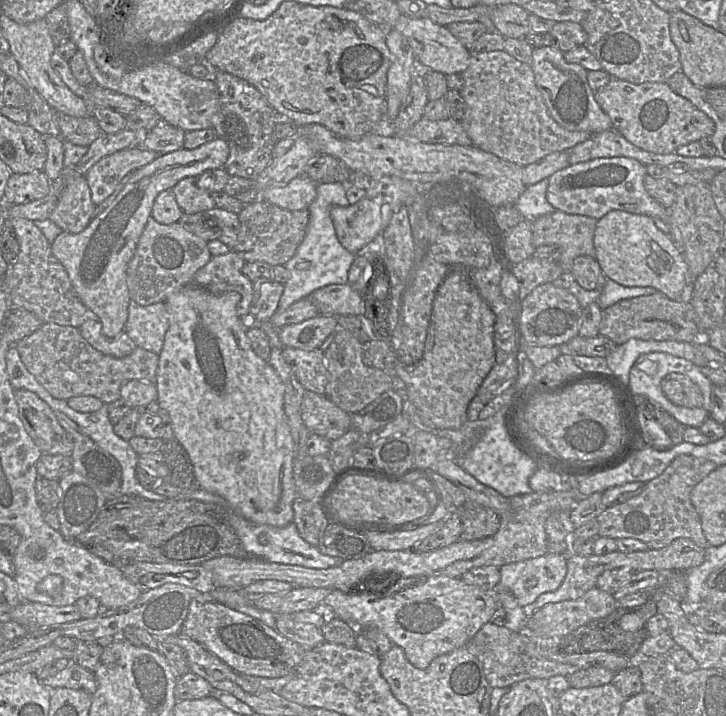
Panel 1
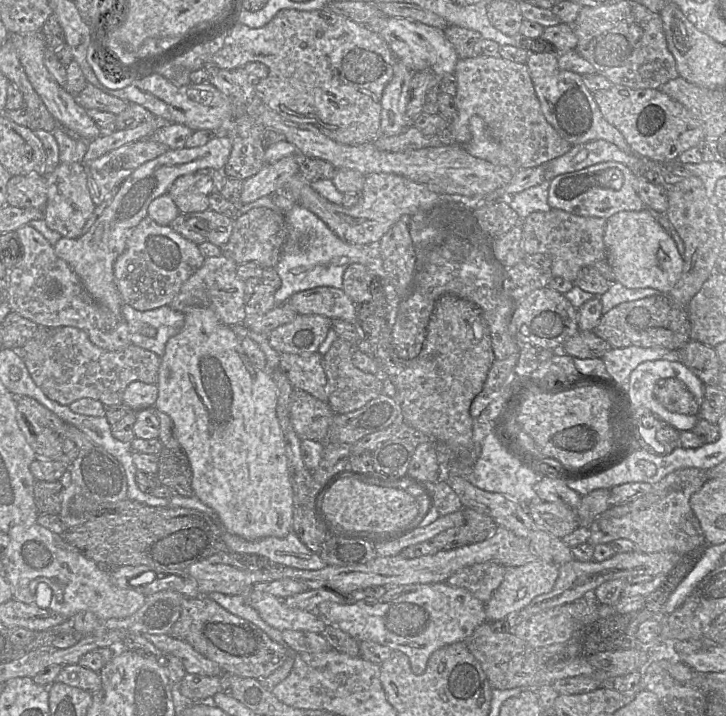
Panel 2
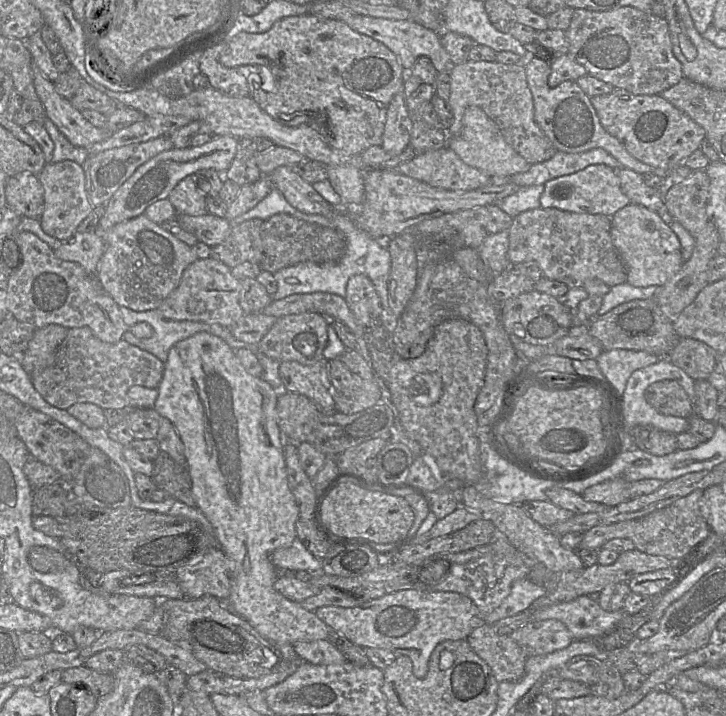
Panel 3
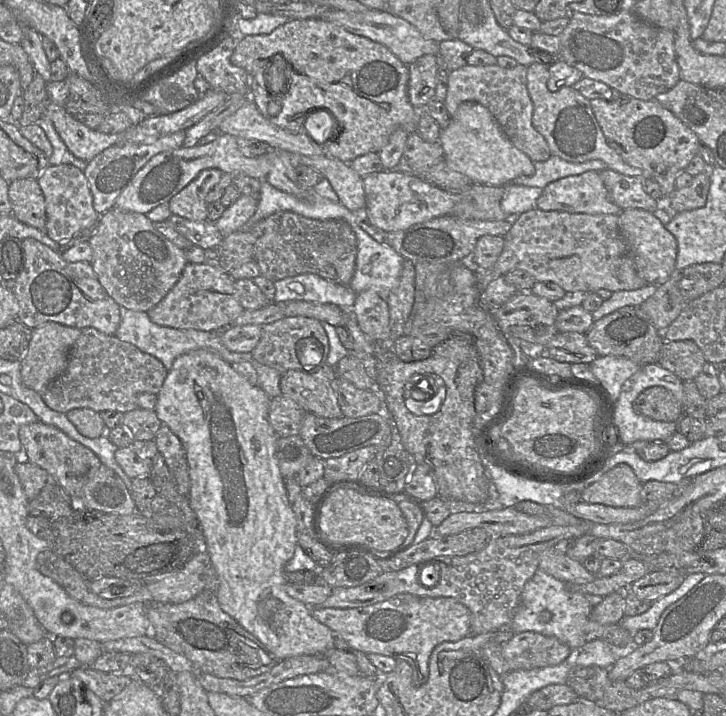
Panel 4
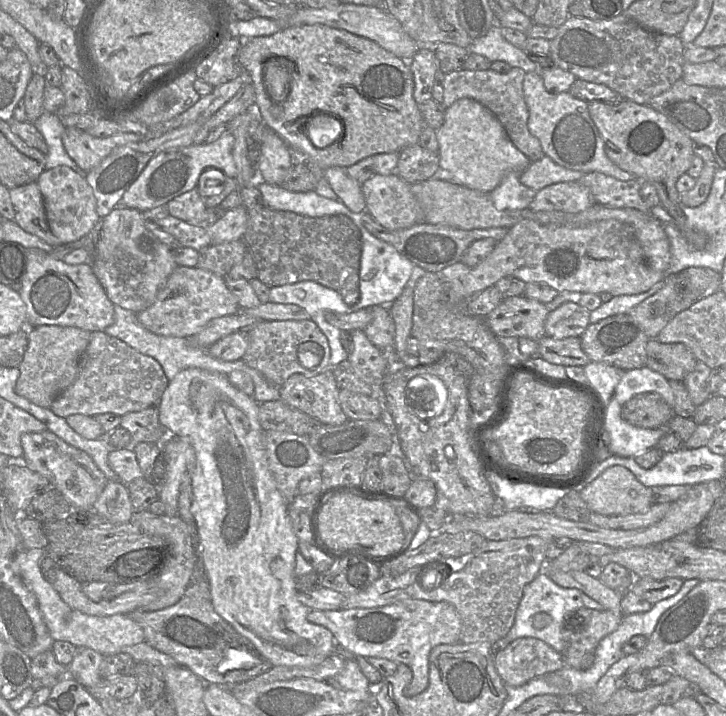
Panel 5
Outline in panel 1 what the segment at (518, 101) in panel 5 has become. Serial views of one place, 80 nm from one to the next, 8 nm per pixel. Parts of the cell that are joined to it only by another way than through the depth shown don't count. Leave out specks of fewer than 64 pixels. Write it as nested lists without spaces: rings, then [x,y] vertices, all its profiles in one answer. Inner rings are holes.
[[[505,50],[472,52],[462,76],[464,86],[459,92],[467,110],[460,122],[473,146],[483,151],[525,167],[553,152],[570,150],[593,135],[560,126],[547,110],[531,66]]]

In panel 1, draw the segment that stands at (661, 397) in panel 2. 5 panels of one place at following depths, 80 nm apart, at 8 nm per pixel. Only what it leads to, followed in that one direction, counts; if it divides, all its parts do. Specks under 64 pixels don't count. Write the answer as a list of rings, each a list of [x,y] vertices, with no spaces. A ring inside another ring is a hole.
[[[672,372],[661,381],[661,390],[674,405],[685,408],[703,407],[700,388],[685,374]]]

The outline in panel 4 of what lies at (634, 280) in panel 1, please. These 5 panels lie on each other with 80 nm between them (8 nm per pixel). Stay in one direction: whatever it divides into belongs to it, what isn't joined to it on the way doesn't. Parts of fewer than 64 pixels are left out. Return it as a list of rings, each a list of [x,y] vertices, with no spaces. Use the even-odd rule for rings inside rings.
[[[628,208],[619,214],[619,229],[632,256],[637,274],[647,284],[661,285],[676,272],[677,240],[661,221],[647,210]]]

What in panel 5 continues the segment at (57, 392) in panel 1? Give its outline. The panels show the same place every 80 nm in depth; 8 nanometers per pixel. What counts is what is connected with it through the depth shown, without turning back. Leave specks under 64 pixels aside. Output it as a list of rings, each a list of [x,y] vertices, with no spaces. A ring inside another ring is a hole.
[[[92,331],[89,344],[80,357],[77,378],[55,398],[50,409],[65,419],[73,414],[113,413],[121,417],[129,412],[157,407],[168,383],[157,360],[104,331]]]

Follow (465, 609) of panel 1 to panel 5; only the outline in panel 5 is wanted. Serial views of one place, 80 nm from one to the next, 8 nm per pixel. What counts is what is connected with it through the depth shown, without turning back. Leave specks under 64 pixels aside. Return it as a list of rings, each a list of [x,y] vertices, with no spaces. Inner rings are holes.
[[[404,599],[375,608],[310,610],[307,619],[330,630],[337,646],[353,654],[384,658],[409,666],[413,679],[404,689],[407,697],[416,696],[427,689],[430,651],[440,644],[458,643],[462,629],[460,615],[451,603],[421,599]]]

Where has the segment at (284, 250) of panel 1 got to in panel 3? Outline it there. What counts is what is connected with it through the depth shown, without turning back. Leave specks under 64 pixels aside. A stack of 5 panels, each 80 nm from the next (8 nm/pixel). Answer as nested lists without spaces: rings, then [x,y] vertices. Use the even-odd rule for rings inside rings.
[[[254,218],[232,225],[227,238],[211,247],[210,258],[224,263],[231,269],[243,262],[260,265],[263,258],[261,227],[264,221]]]

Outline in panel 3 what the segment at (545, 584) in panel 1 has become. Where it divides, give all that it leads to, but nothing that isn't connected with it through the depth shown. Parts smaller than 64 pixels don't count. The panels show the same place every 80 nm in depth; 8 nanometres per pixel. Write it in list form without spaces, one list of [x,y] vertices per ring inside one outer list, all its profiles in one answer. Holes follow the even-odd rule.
[[[527,578],[516,580],[510,594],[485,617],[485,622],[492,625],[503,618],[516,615],[546,593],[548,590],[544,586],[536,585]]]

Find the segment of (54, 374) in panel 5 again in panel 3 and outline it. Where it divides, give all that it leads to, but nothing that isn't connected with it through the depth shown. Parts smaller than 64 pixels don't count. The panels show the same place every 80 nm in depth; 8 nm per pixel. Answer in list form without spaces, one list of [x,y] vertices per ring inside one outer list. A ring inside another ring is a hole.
[[[49,324],[35,330],[28,348],[20,357],[21,364],[30,378],[54,362],[55,352],[67,333],[68,328],[58,324]]]

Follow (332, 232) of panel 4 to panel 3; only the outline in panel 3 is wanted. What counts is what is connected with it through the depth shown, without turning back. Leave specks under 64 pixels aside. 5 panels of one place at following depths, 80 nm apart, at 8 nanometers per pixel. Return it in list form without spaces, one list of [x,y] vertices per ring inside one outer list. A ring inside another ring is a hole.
[[[285,213],[273,215],[263,222],[261,240],[263,258],[260,267],[273,274],[301,262],[335,263],[347,255],[347,238],[342,231],[306,222]]]

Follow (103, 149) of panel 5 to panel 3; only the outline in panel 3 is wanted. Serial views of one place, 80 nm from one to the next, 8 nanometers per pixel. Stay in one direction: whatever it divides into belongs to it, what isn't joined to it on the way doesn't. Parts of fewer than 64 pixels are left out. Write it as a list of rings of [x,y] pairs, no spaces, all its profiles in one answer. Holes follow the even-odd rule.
[[[34,63],[33,82],[35,91],[45,109],[46,117],[73,145],[89,148],[113,134],[87,121],[81,111],[56,92],[54,83],[47,79]]]

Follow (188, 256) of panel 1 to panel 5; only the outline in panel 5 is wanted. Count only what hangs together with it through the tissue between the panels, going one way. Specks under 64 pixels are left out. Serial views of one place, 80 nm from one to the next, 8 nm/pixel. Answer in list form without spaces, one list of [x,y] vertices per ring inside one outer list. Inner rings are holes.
[[[119,205],[102,218],[91,266],[110,301],[138,313],[154,303],[157,293],[177,264],[172,249],[146,228],[145,215],[137,209]]]

